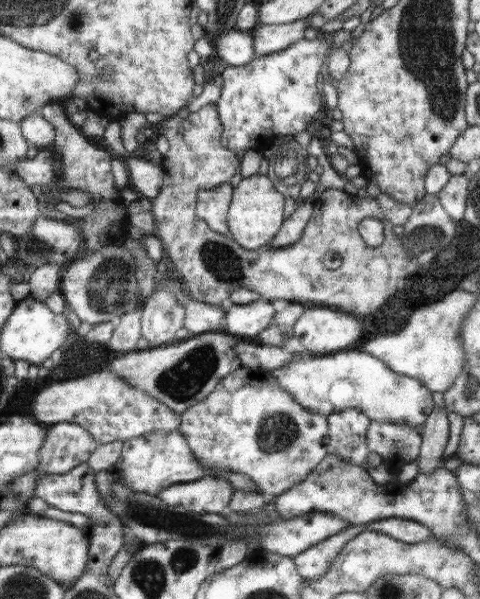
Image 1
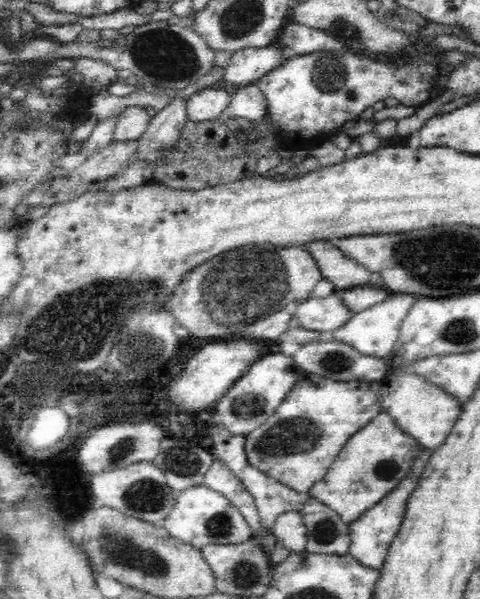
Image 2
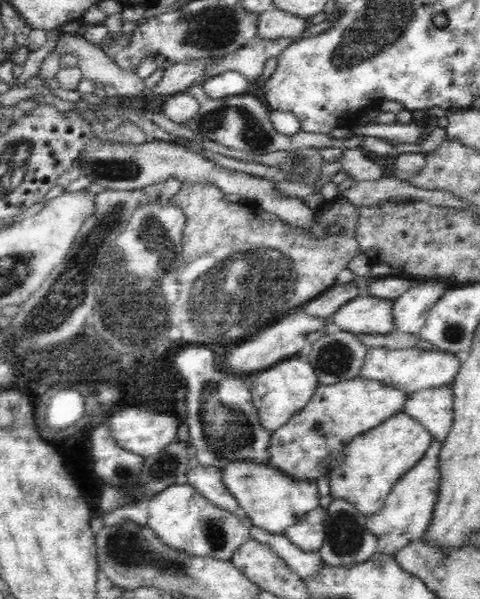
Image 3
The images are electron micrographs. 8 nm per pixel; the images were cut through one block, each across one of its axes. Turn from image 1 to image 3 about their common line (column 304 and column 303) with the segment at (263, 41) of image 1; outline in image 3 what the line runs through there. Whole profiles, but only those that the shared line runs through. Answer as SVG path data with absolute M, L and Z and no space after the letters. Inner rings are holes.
M272 4L266 12L258 16L258 36L260 40L278 40L278 38L290 38L290 40L304 40L304 32L308 30L310 20L304 20L300 16L288 14L280 10L276 4Z

